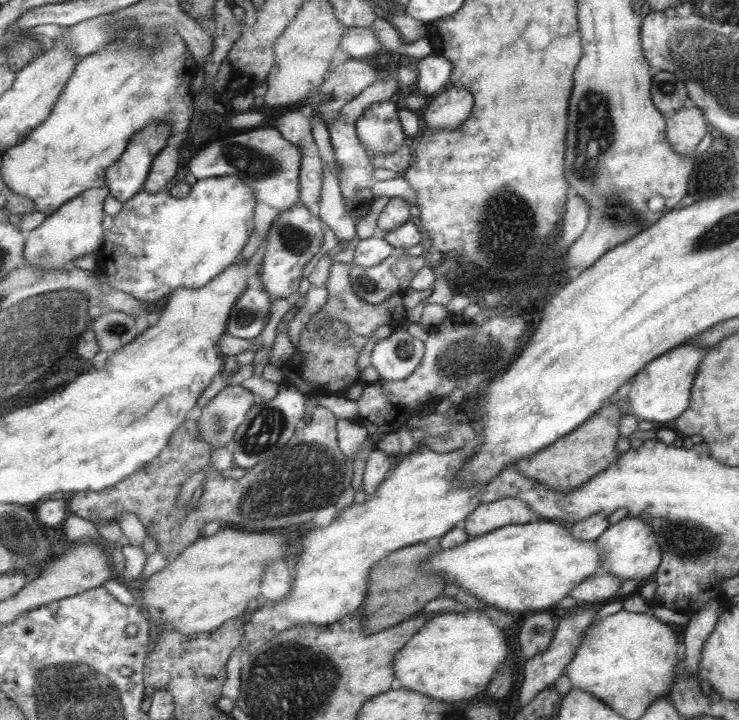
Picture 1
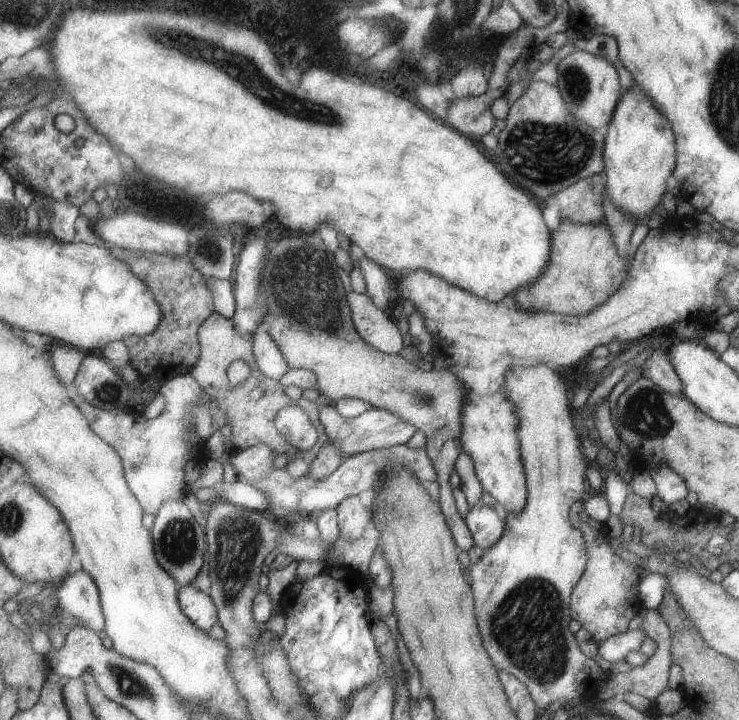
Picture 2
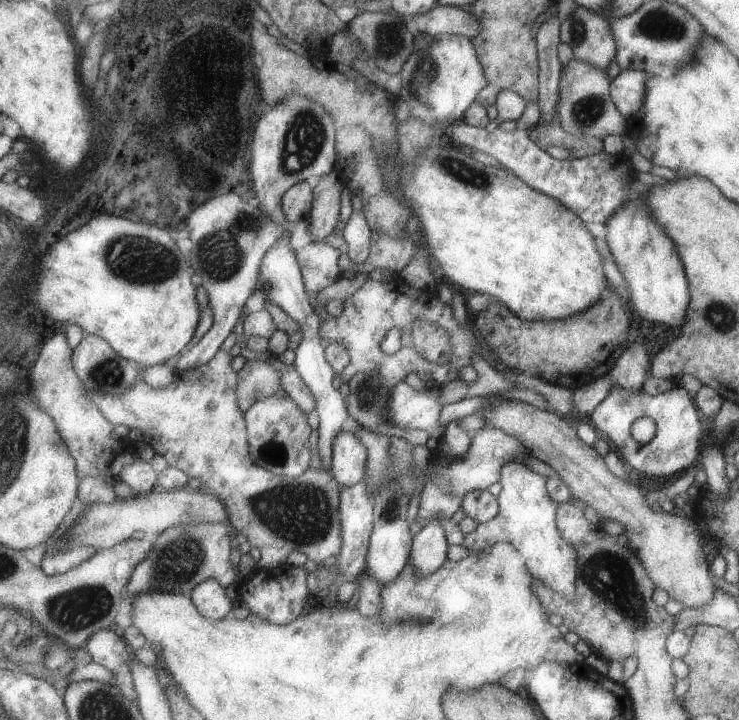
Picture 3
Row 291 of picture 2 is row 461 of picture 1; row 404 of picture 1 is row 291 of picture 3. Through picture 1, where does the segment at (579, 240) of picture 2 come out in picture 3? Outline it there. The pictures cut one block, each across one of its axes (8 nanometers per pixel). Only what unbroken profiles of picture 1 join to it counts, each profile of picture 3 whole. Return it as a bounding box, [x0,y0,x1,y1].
[474,288,629,390]

